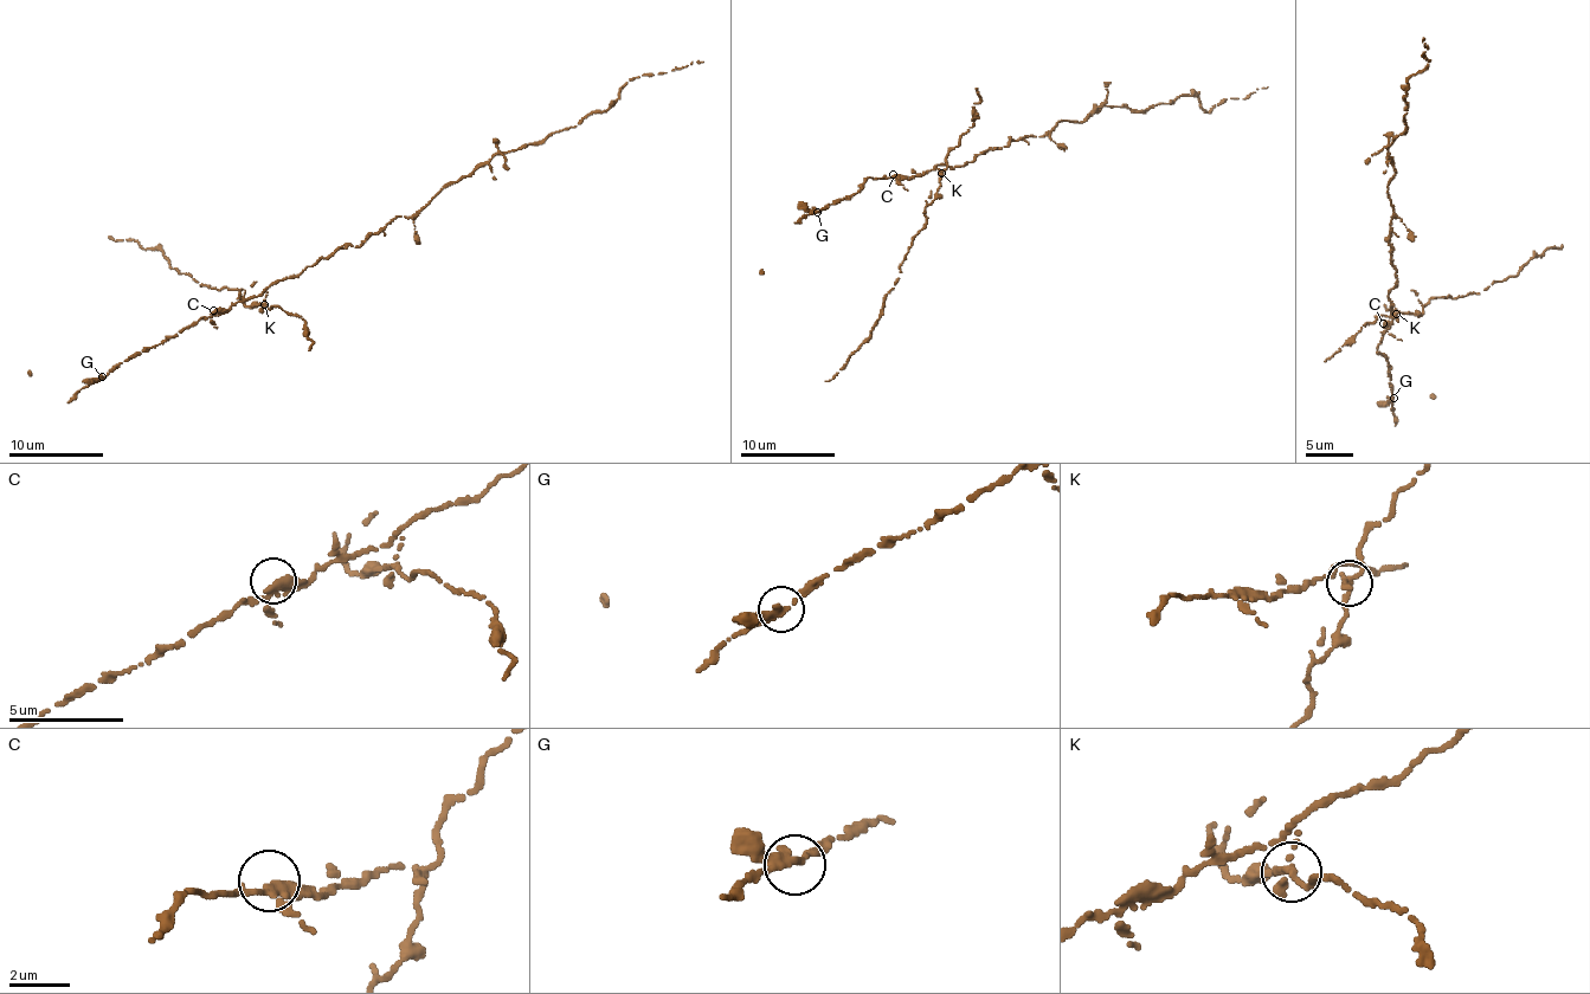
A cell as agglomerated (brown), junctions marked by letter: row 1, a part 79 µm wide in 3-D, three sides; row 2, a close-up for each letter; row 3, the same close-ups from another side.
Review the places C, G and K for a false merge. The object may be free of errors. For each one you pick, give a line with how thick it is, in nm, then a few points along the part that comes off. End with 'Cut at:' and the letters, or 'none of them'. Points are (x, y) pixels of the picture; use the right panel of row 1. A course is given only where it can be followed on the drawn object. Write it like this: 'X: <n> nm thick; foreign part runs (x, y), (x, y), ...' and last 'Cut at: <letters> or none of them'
K: 240 nm thick; foreign part runs (1397, 312), (1421, 314), (1428, 301), (1478, 294), (1506, 281), (1550, 249), (1560, 245)
Cut at: K

